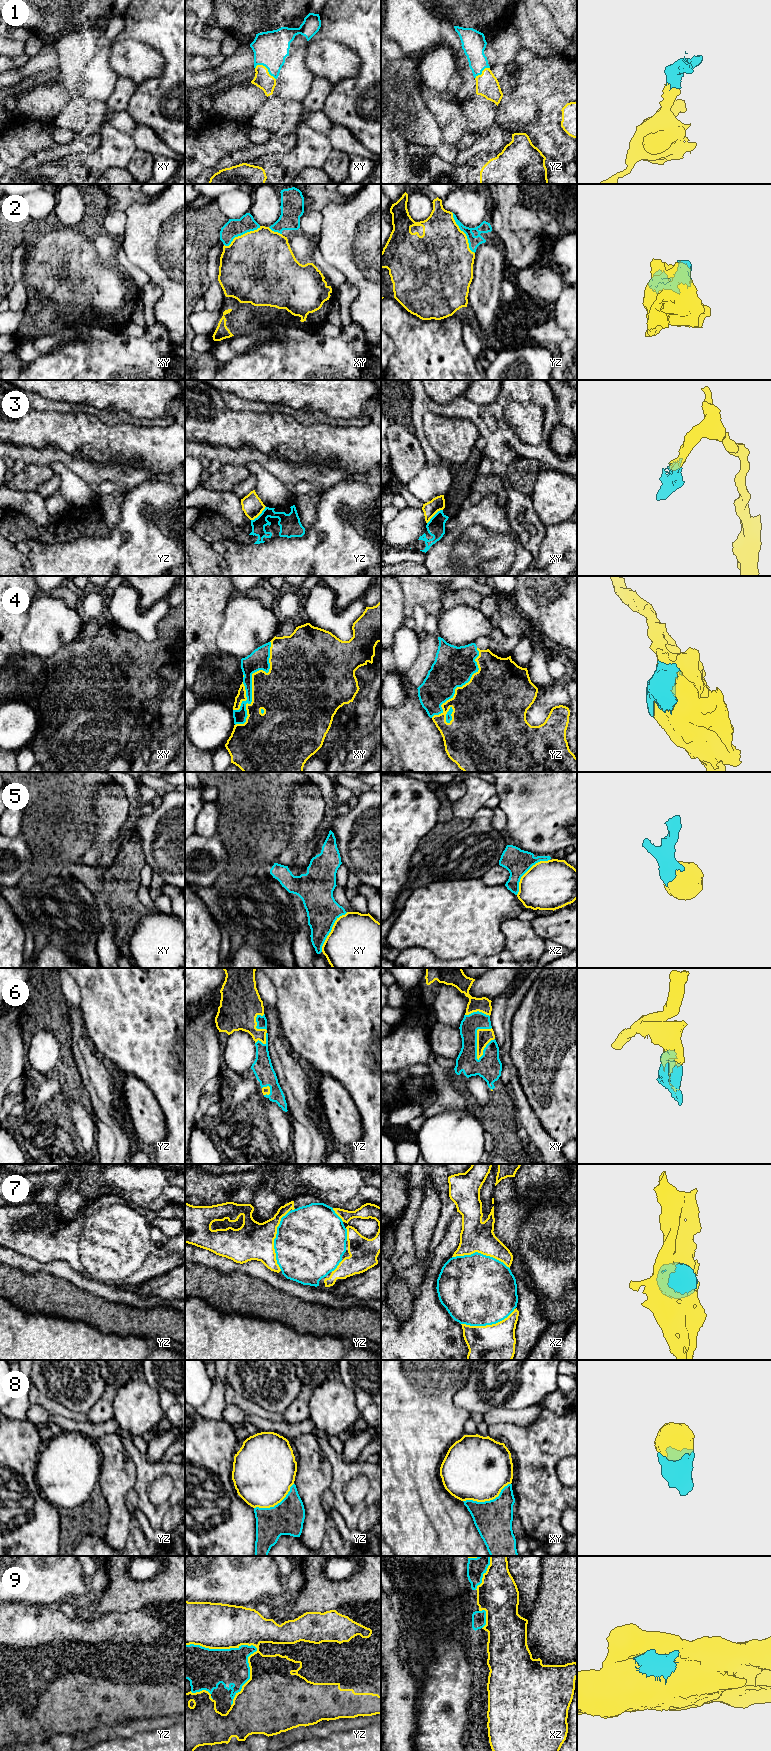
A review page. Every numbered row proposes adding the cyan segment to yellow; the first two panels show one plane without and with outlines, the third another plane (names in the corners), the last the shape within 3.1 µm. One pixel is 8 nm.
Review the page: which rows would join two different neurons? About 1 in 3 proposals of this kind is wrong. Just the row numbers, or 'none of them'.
3, 9

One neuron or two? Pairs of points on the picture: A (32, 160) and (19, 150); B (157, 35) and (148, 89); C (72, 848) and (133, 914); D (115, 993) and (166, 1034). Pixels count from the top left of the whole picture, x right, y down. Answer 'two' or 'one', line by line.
A: two
B: one
C: one
D: one

